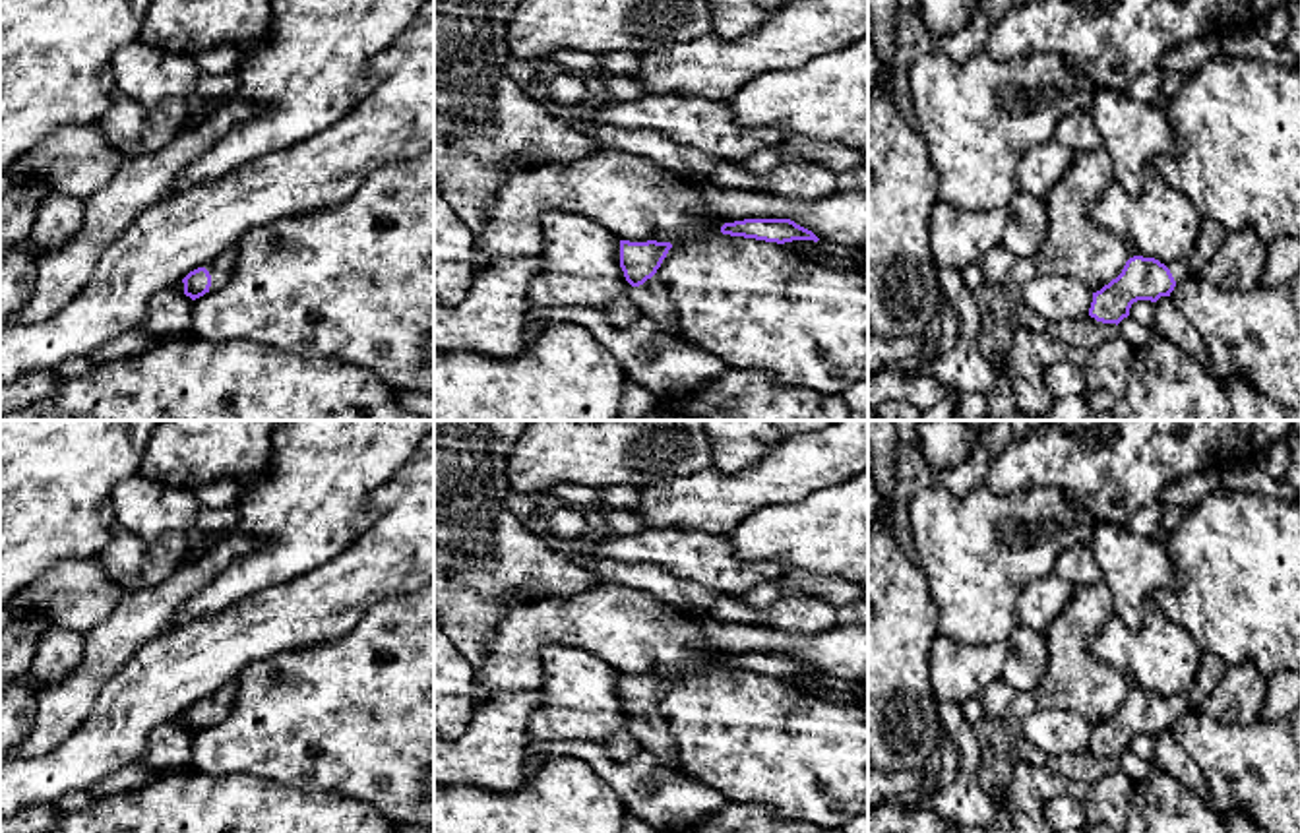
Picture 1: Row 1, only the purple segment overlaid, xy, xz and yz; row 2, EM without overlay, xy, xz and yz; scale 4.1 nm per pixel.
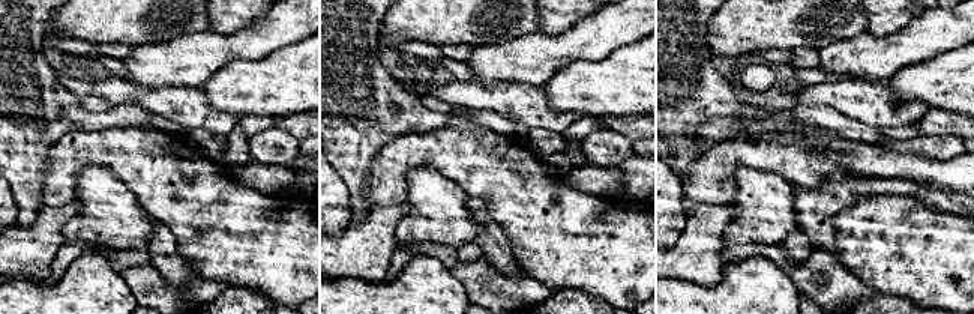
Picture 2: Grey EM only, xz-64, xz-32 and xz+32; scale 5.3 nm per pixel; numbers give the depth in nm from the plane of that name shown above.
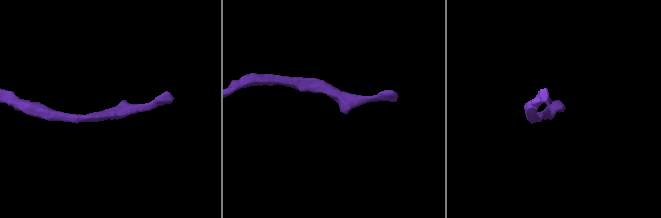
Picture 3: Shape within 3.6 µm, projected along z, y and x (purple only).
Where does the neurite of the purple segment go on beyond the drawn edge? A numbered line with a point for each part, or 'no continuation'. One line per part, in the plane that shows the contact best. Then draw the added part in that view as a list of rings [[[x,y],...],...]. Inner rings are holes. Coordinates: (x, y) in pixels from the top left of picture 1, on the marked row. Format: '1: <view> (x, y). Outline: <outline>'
1: xy (219, 268). Outline: [[[234,248],[225,250],[217,258],[201,265],[211,275],[209,291],[215,291],[217,287],[221,287],[221,283],[231,275],[232,265],[234,265]]]

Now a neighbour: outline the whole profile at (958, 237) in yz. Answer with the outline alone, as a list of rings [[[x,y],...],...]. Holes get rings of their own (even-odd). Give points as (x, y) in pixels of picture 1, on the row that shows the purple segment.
[[[936,201],[930,211],[930,250],[936,267],[961,271],[1002,244],[1007,209],[955,209]]]

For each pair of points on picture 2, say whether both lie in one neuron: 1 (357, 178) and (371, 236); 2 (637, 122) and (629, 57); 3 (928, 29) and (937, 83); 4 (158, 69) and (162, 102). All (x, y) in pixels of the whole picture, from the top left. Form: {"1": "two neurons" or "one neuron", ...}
{"1": "two neurons", "2": "two neurons", "3": "two neurons", "4": "two neurons"}

